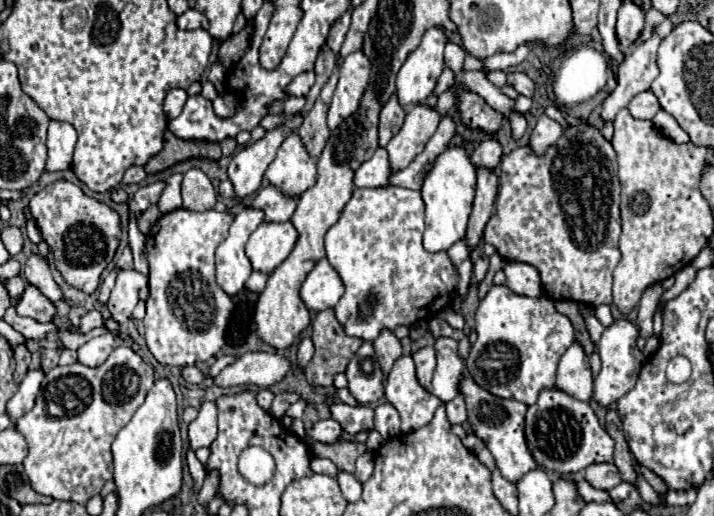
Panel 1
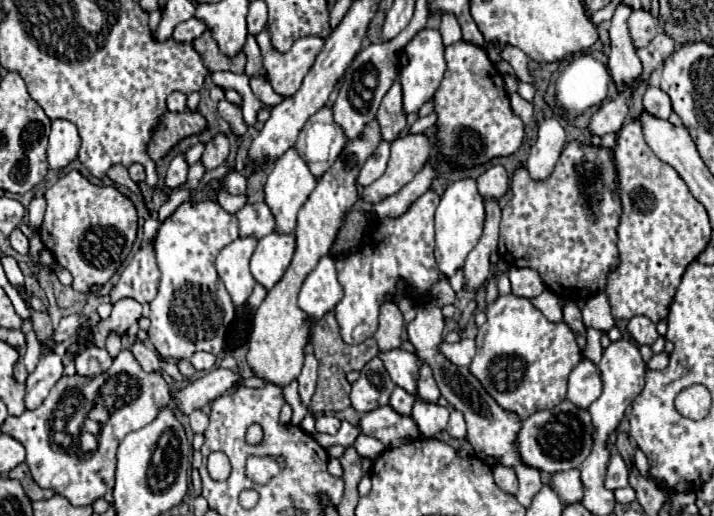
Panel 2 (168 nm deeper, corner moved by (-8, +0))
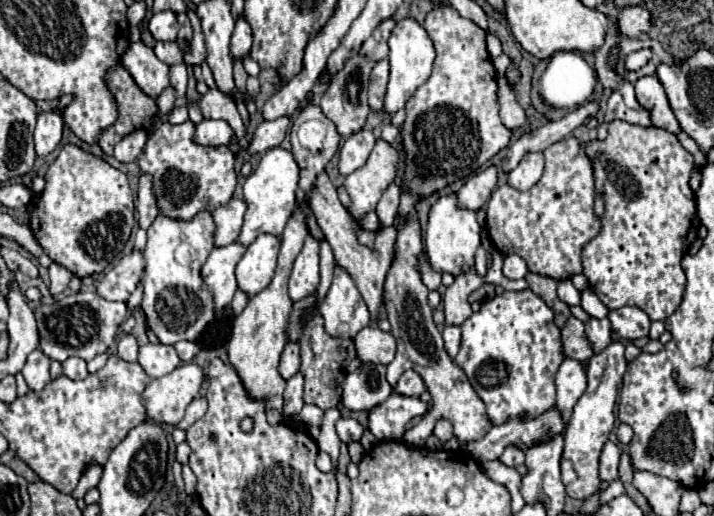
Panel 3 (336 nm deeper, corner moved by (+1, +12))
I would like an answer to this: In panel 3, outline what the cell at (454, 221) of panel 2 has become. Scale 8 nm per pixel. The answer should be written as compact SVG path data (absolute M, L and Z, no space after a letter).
M456 192L444 194L432 204L432 208L428 212L424 246L426 246L426 254L428 254L432 268L440 274L450 272L456 276L474 266L474 252L480 246L480 226L478 226L474 210L458 206Z

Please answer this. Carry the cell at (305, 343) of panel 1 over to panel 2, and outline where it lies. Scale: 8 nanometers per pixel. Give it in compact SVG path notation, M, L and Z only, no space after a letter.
M307 354L305 356L305 364L303 364L303 370L301 370L297 382L299 382L301 404L305 408L309 408L311 396L315 394L315 384L317 384L317 360L315 360L313 354Z

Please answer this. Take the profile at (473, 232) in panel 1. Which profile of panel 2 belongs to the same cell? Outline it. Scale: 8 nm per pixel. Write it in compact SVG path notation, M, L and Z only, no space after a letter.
M495 200L485 202L485 230L479 240L479 244L471 250L467 256L463 274L465 274L465 290L475 292L479 290L491 272L489 254L497 248L497 234L499 234L499 222L501 222L501 208Z

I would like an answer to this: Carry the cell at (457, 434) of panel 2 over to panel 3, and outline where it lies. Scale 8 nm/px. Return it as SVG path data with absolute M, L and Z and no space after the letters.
M440 418L438 422L436 422L436 426L434 426L434 436L438 436L438 440L450 440L452 436L454 436L454 430L452 430L452 424L450 424L450 420L446 420L446 418Z

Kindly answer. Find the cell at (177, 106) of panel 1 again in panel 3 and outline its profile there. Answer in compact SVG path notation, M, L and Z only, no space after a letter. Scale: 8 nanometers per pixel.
M144 42L130 44L122 56L122 66L130 72L134 82L152 98L170 86L170 68L160 62L150 46Z

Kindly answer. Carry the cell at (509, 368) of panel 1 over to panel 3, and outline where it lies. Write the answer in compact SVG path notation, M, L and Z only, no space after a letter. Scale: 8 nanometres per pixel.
M532 290L504 292L482 302L480 310L474 312L460 328L462 346L454 362L466 372L472 388L484 400L492 424L504 424L512 416L534 418L552 408L556 396L554 376L566 356L562 352L560 328L554 324L554 312L550 312L540 296L536 296Z

